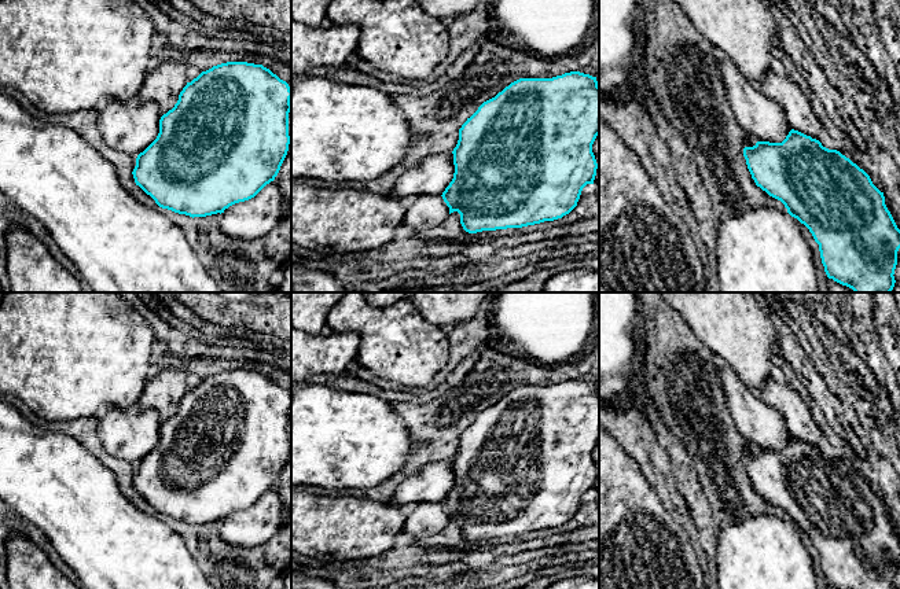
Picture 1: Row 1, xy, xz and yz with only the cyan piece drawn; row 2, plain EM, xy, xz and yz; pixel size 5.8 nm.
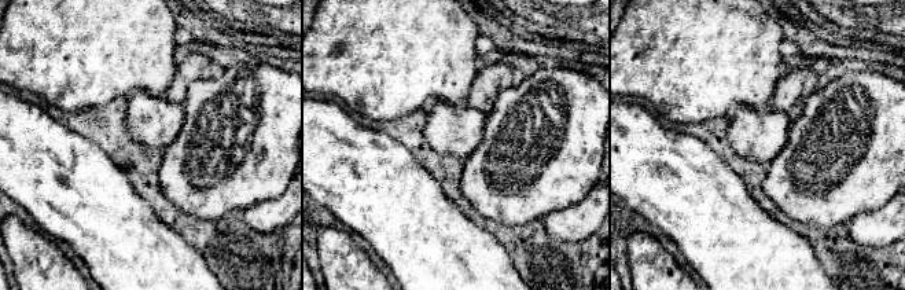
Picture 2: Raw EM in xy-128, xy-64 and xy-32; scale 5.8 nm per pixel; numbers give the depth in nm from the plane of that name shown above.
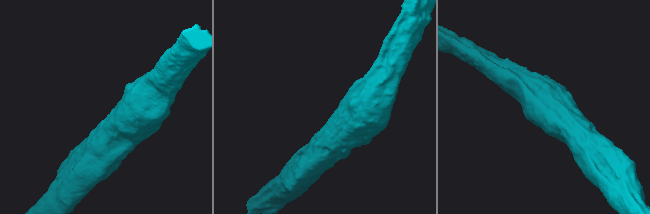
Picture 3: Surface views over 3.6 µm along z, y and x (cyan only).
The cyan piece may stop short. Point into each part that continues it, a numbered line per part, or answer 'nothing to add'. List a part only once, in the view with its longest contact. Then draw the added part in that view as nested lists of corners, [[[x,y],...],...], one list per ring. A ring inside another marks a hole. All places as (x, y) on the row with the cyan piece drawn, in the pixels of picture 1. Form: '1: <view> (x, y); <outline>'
1: xz (430, 176); [[[438,154],[422,159],[407,170],[389,192],[393,198],[442,195],[453,178],[453,154]]]

